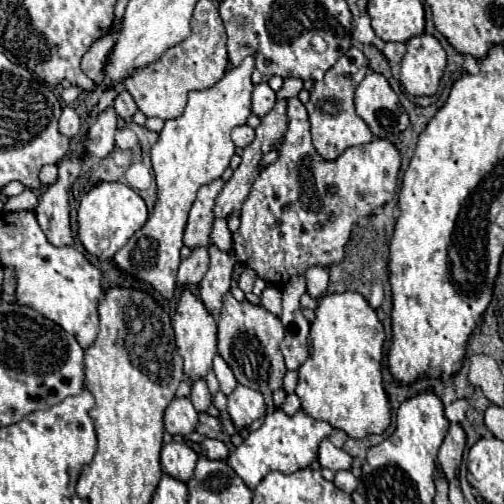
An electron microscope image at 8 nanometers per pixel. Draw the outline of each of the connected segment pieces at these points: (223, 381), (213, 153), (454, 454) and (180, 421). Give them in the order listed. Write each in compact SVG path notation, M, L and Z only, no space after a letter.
M220 355L214 357L214 373L216 373L218 381L220 381L220 391L224 395L230 395L236 389L238 383L236 383L236 377L234 377L232 369L228 367L228 363Z
M246 57L240 67L228 69L224 77L212 87L204 91L188 93L188 105L178 119L172 119L164 125L158 141L152 145L152 169L158 185L158 199L148 217L146 225L138 229L112 259L116 267L130 275L132 279L140 279L154 287L164 299L174 297L174 281L180 265L180 249L182 249L182 233L188 221L188 211L196 199L196 193L202 185L222 177L224 169L234 155L234 143L230 139L230 131L238 125L244 125L250 117L250 93L252 85L252 69L254 57Z
M450 425L448 435L444 437L444 443L442 443L440 451L438 451L438 467L442 469L448 483L456 479L456 471L460 467L464 447L466 447L464 429L460 425Z
M176 397L164 413L164 425L170 435L192 433L196 423L198 423L198 413L192 401L186 397Z

